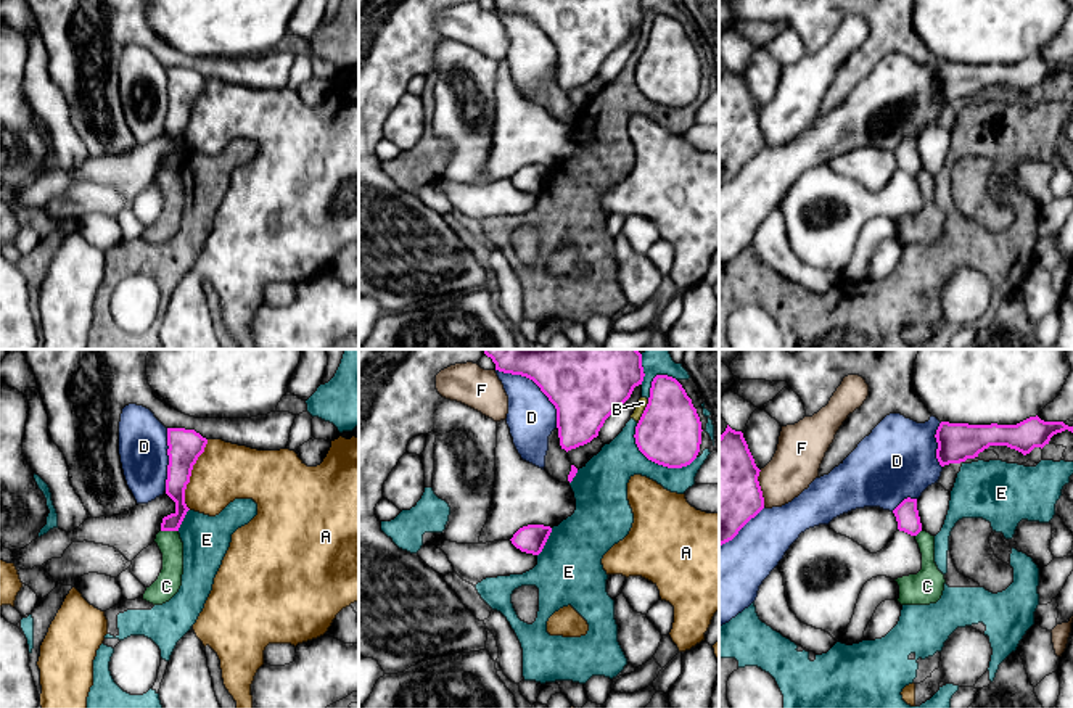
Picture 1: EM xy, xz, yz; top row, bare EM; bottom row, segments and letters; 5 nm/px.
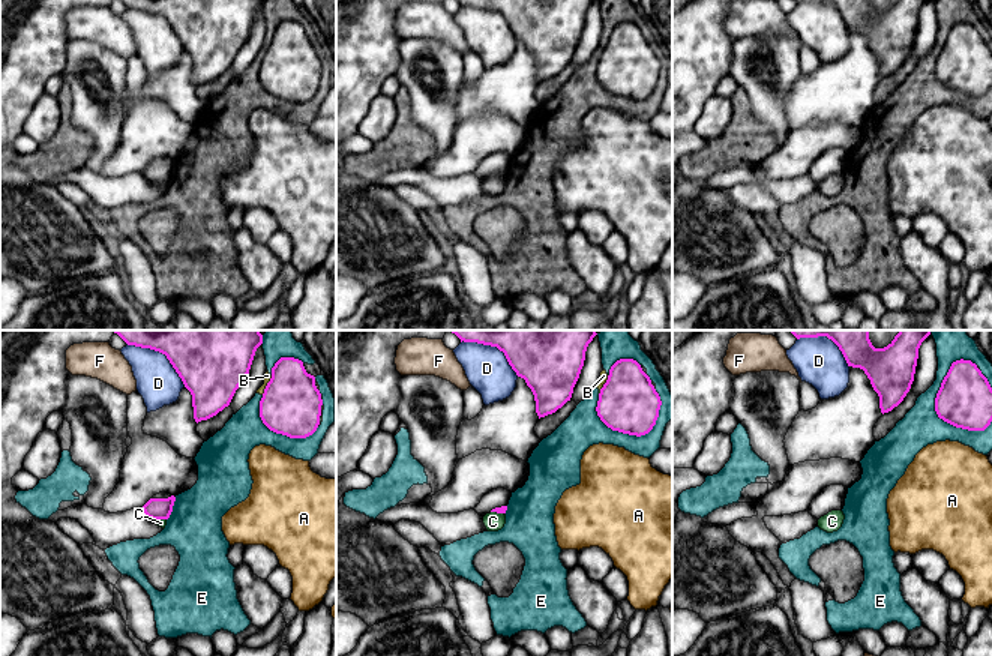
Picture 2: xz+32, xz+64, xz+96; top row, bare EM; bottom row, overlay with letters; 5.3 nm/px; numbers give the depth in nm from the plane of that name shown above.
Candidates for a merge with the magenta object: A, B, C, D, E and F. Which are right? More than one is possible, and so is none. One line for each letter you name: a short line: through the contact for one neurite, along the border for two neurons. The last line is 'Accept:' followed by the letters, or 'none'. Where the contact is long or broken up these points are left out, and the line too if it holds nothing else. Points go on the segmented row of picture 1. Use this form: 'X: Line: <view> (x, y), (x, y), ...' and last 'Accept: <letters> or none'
Accept: none

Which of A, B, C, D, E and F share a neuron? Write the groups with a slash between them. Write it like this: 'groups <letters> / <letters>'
groups A / B E / C / D / F

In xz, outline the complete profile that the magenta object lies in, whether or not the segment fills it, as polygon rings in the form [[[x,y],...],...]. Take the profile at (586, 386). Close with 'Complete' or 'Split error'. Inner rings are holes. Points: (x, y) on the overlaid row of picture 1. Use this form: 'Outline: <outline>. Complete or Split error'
Outline: [[[483,349],[495,370],[532,380],[557,409],[560,446],[566,452],[598,436],[605,420],[643,381],[637,349]]]. Complete

